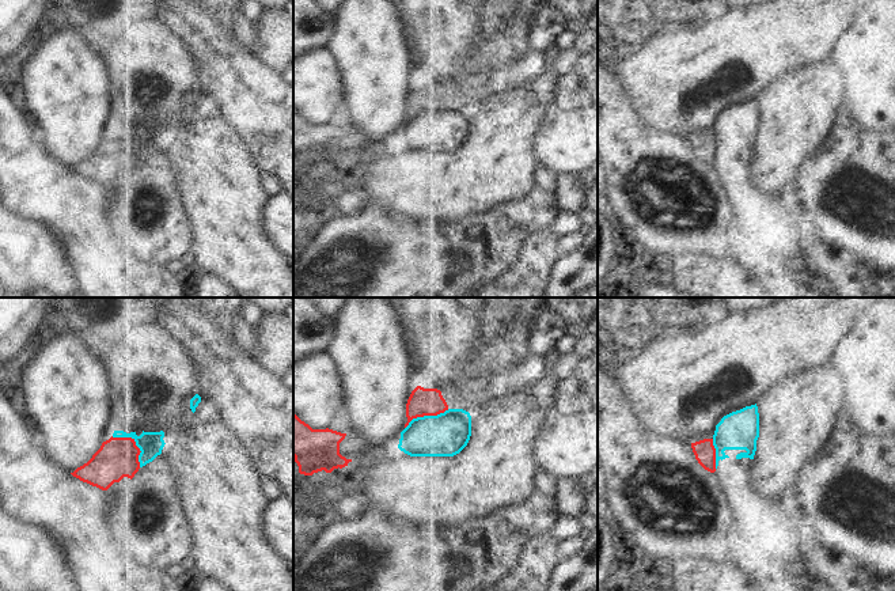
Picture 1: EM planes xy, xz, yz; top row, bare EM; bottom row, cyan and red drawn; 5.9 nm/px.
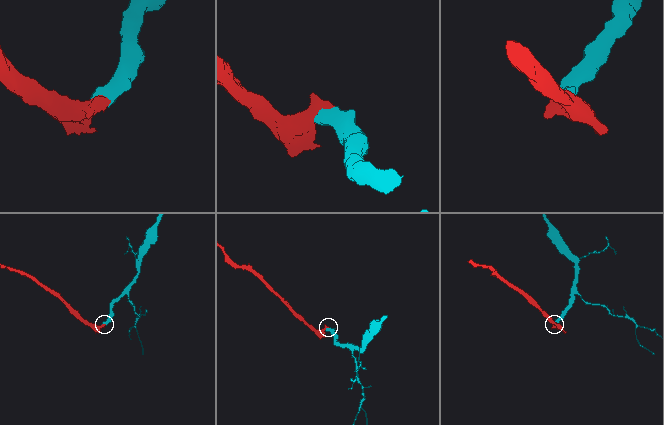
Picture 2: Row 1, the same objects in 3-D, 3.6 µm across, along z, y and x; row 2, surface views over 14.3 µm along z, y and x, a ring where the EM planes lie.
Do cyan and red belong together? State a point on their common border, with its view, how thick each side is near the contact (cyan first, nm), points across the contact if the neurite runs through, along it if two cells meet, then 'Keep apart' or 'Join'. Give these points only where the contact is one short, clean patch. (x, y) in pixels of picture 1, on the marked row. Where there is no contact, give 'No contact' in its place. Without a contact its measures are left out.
Touches cyan at xy (136, 443). Thickness 140 nm (cyan) against 240 nm. Keep apart

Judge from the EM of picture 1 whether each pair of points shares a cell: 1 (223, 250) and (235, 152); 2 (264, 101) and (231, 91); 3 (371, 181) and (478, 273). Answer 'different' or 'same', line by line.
1: same
2: same
3: different

